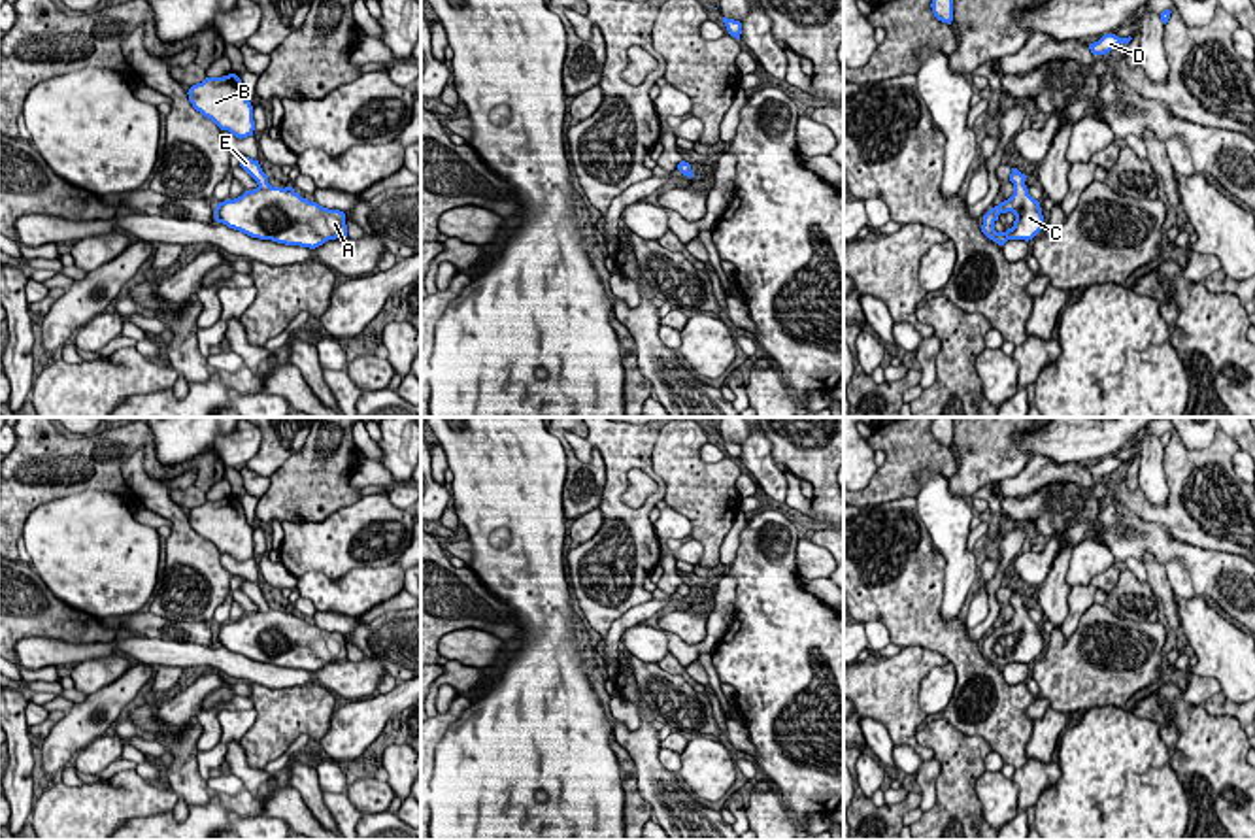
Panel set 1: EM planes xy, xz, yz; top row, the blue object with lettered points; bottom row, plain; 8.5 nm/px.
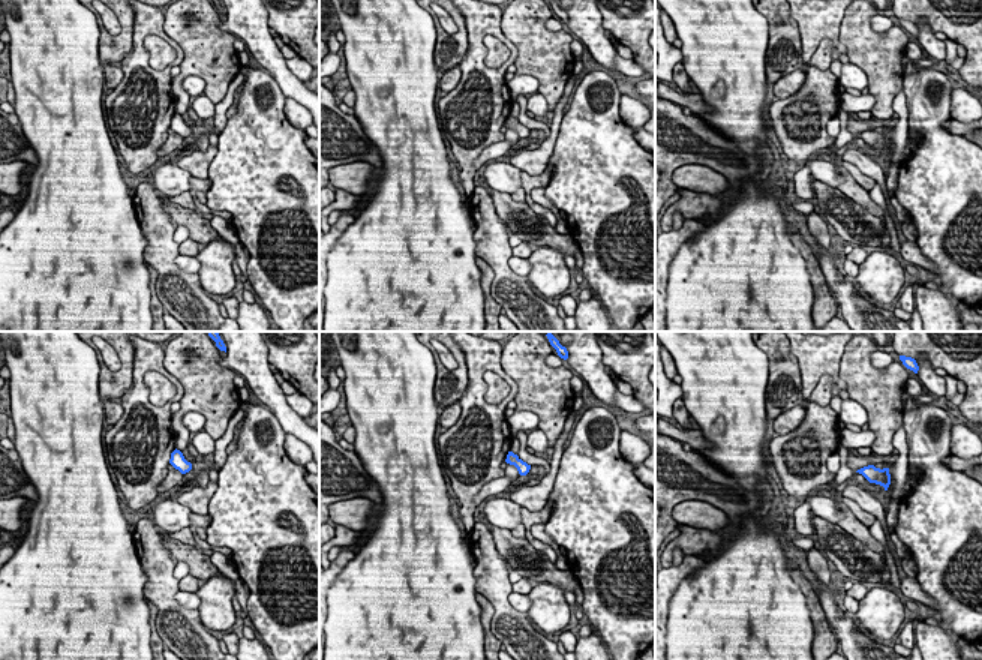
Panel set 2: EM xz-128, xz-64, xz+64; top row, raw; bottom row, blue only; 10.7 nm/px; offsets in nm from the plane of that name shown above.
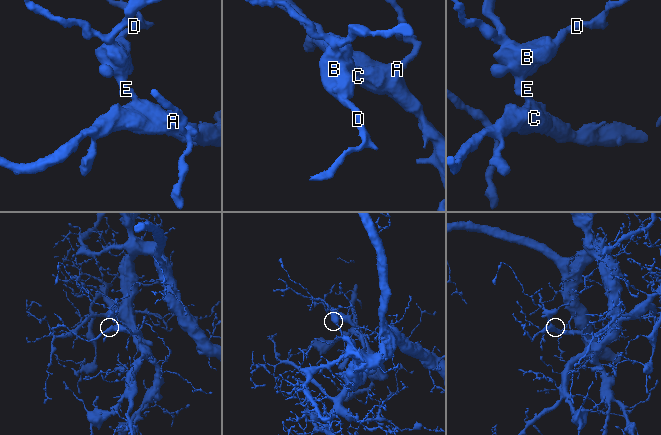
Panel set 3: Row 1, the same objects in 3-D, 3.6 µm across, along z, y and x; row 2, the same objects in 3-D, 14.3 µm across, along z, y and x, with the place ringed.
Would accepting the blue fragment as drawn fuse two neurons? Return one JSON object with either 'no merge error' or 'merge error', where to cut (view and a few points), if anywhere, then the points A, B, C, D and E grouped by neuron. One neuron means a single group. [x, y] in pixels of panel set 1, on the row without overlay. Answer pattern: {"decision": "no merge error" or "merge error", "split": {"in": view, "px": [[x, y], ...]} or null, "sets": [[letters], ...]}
{"decision": "no merge error", "split": null, "sets": [["A", "B", "C", "D", "E"]]}

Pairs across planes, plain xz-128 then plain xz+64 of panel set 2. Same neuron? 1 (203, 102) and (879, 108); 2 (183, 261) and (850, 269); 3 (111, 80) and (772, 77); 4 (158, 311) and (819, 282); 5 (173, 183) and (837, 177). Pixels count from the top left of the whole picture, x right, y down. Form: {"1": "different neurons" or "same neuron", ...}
{"1": "different neurons", "2": "same neuron", "3": "different neurons", "4": "same neuron", "5": "same neuron"}

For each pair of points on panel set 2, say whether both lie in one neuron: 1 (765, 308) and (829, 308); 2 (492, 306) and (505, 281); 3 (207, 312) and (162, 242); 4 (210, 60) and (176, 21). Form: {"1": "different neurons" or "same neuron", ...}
{"1": "different neurons", "2": "different neurons", "3": "same neuron", "4": "same neuron"}

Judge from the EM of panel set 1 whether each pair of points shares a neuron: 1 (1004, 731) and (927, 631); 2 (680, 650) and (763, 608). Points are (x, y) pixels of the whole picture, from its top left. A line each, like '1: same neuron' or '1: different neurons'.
1: same neuron
2: different neurons

